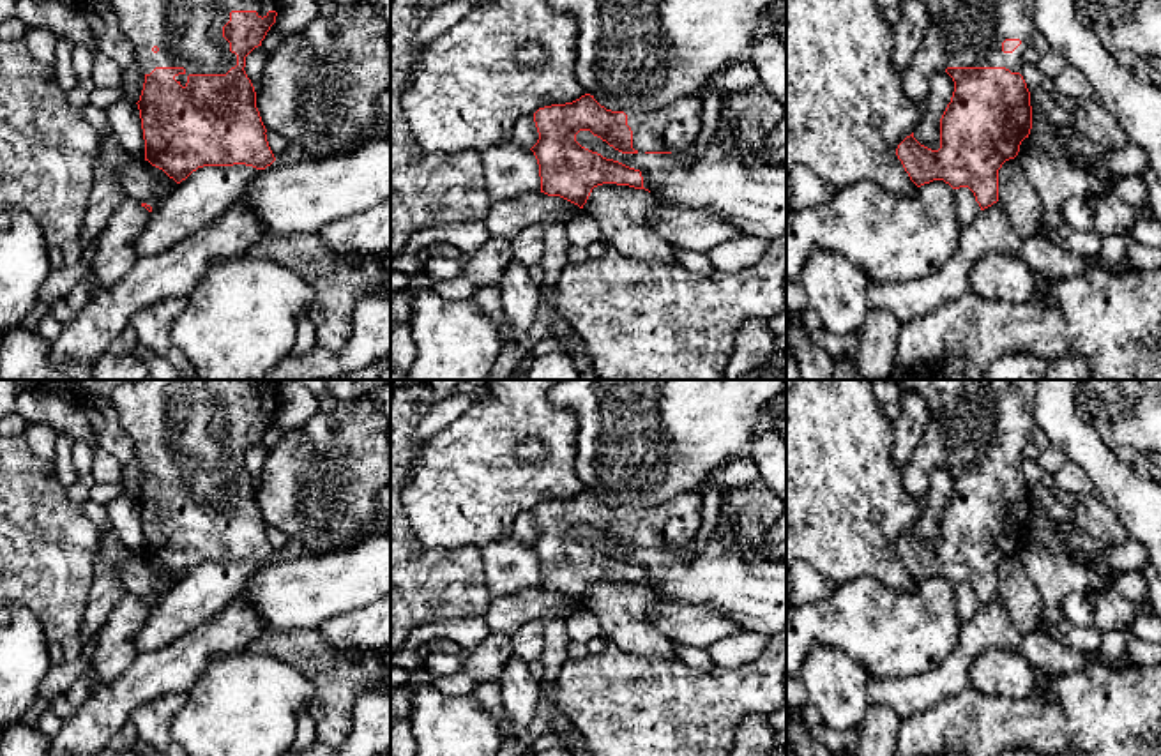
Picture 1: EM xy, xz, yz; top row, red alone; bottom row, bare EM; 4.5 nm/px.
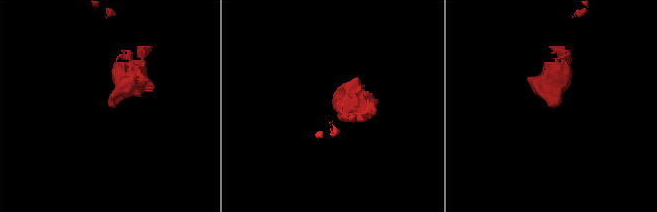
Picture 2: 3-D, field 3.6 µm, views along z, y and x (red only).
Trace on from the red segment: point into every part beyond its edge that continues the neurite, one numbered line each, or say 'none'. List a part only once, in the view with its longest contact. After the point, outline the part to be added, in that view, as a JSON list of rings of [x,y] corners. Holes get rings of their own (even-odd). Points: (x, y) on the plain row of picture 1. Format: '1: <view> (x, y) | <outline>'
1: xy (184, 417) | [[[127,380],[111,394],[122,427],[134,442],[145,470],[156,463],[184,463],[175,475],[186,482],[189,470],[226,470],[237,450],[223,433],[231,406],[277,408],[281,380]]]

